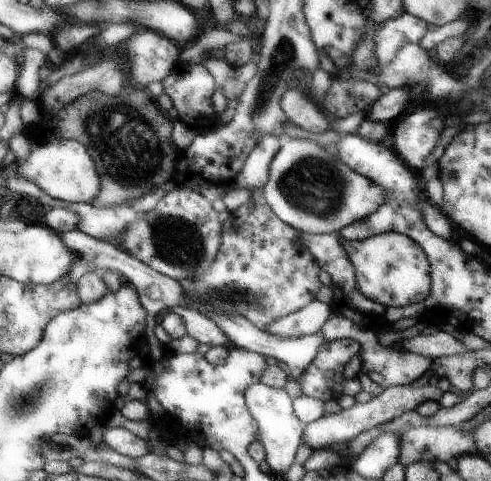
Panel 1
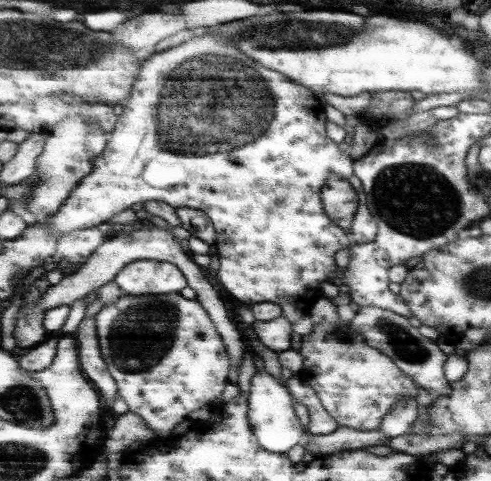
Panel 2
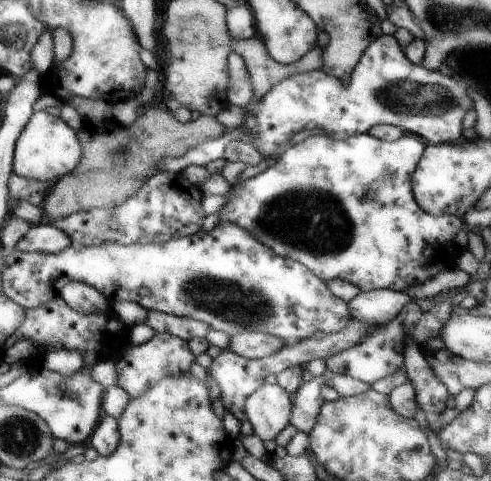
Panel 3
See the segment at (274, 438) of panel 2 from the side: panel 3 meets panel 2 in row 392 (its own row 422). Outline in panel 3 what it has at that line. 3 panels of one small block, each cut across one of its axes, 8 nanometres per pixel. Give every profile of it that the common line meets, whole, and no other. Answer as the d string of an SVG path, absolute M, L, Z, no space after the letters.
M263 384L247 400L247 416L257 438L275 440L277 434L289 426L289 416L293 408L293 396L279 384Z

